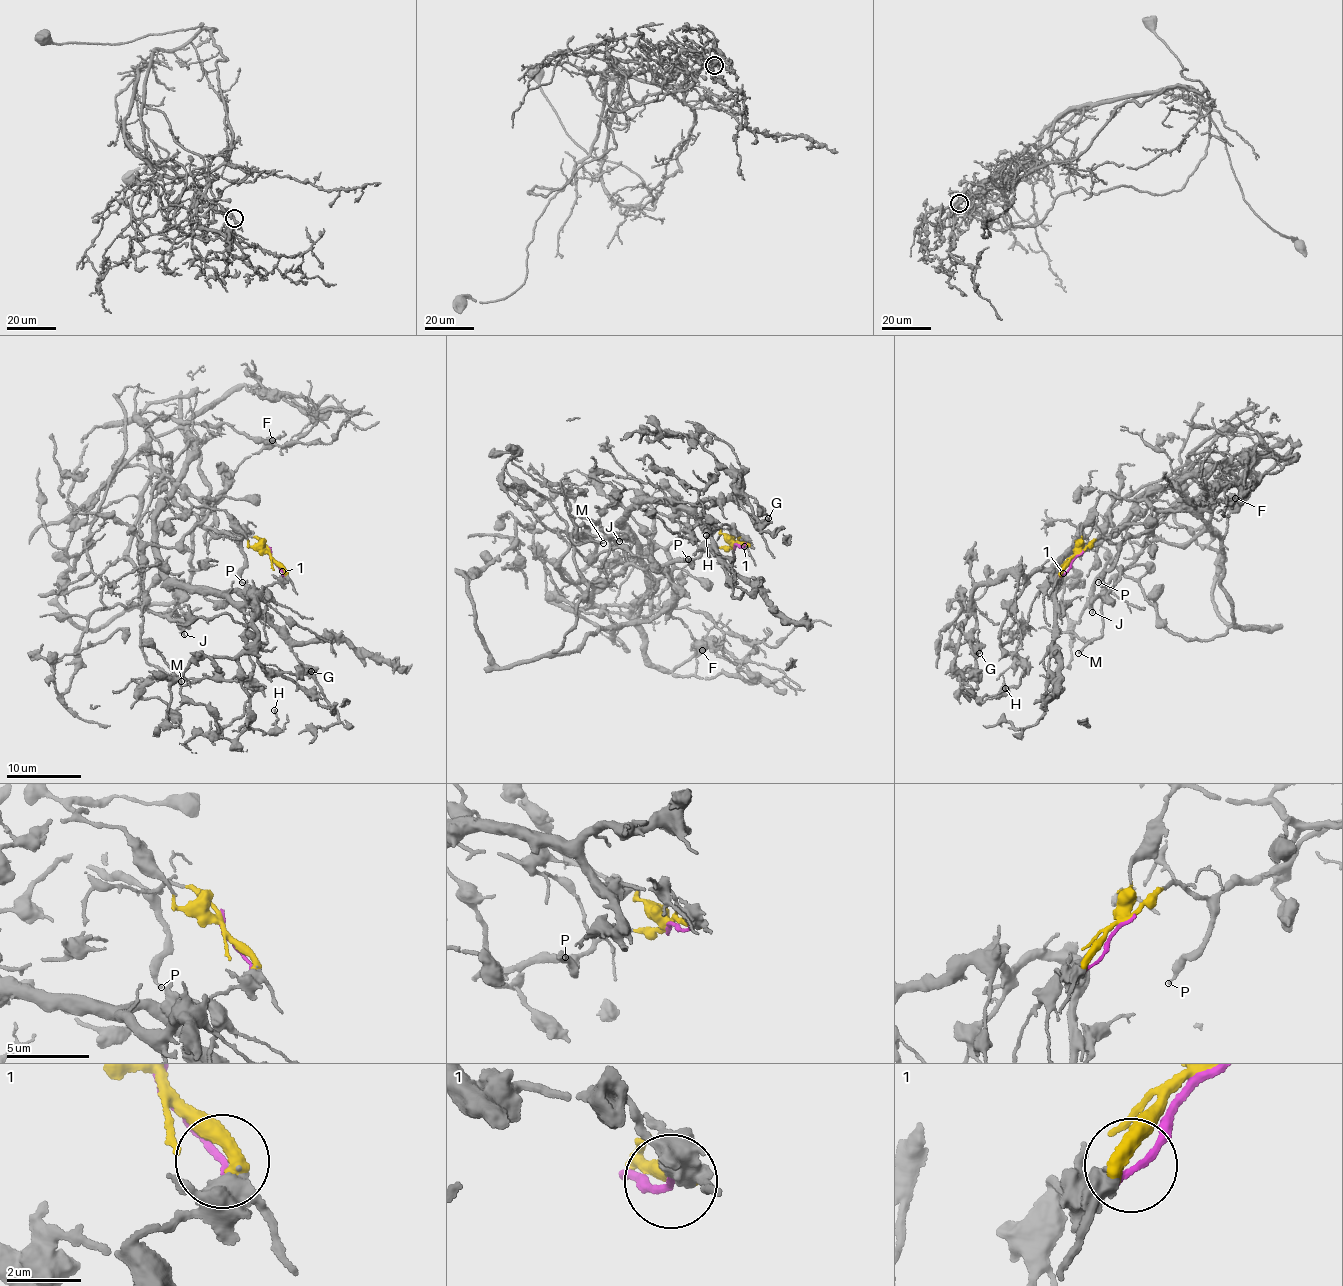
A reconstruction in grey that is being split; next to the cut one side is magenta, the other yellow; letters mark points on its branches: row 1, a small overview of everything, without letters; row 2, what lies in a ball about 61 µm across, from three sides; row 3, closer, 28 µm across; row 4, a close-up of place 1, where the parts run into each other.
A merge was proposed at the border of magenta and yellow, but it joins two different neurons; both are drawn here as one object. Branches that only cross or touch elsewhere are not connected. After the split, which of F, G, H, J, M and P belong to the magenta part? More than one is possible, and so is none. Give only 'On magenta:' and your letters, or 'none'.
On magenta: G, H

